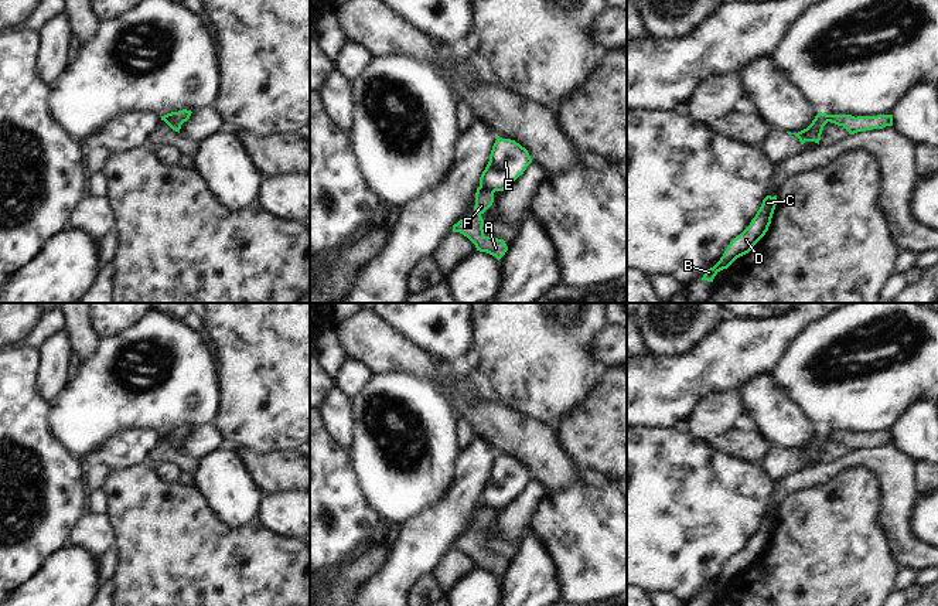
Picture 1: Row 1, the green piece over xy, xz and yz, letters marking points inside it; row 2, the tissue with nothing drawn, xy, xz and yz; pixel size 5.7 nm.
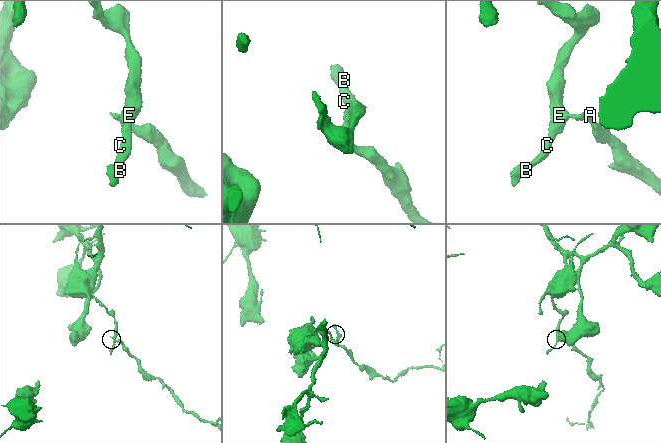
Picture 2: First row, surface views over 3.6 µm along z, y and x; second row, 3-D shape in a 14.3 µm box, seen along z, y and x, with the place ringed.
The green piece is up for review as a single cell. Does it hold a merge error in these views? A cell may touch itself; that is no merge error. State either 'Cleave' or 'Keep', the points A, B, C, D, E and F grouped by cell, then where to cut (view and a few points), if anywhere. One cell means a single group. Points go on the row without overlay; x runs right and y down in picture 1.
Cleave. Groups: A F / B C D E. Split along xz (480, 503), (494, 509).

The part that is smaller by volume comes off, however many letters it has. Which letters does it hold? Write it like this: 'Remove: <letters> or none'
Remove: A, F.

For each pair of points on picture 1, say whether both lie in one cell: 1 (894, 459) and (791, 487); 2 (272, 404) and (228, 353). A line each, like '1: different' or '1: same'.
1: same
2: same

